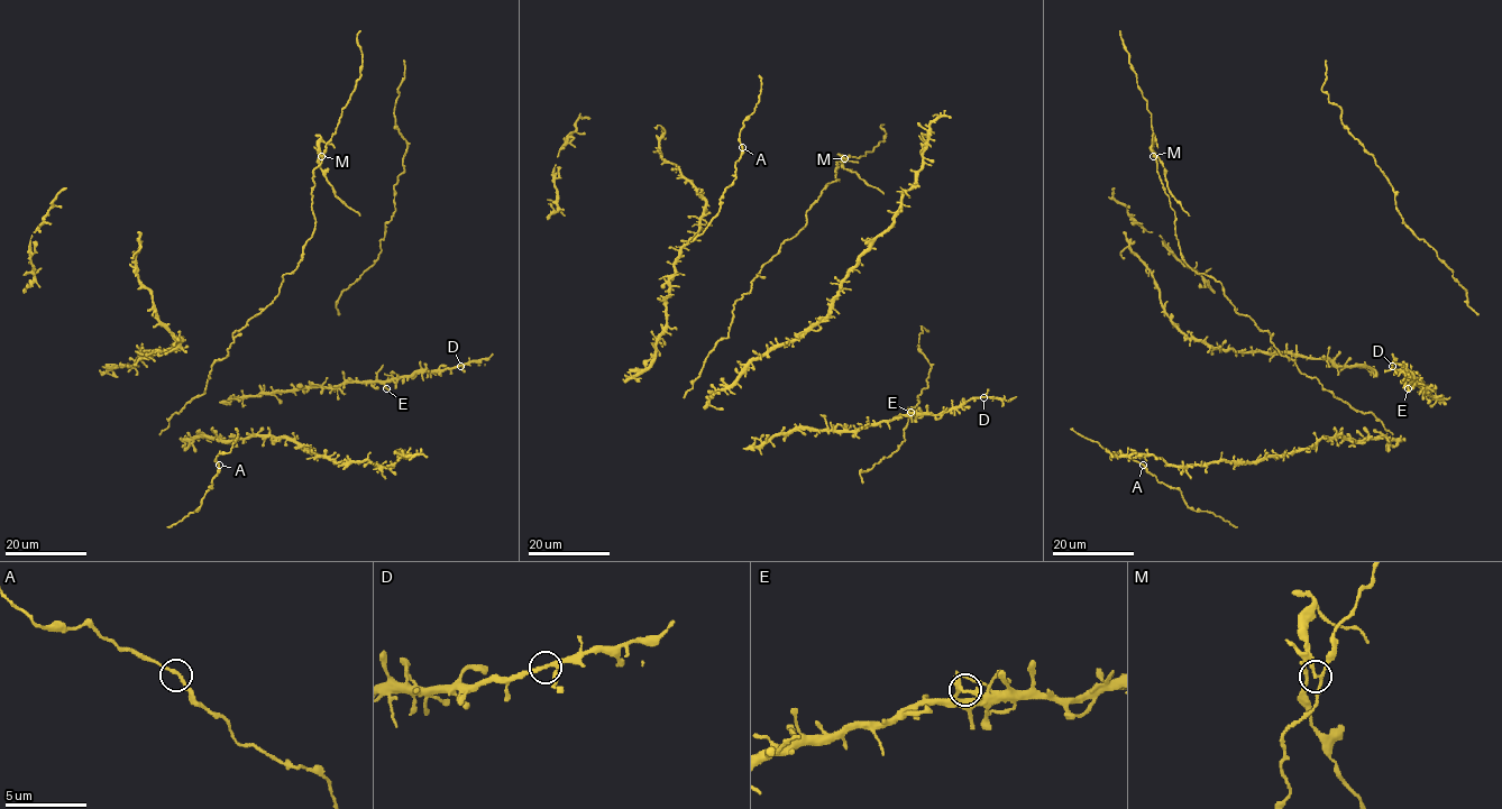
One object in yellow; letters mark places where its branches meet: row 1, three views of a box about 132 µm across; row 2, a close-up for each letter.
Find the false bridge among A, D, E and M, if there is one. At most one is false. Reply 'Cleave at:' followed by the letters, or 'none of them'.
Cleave at: M

